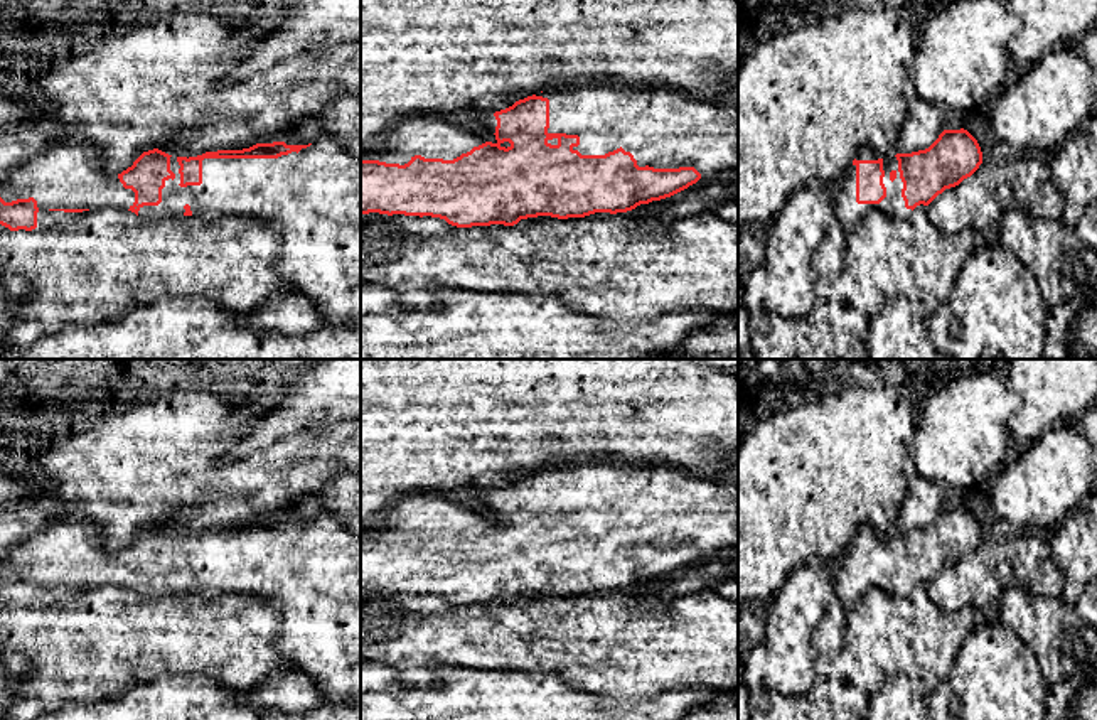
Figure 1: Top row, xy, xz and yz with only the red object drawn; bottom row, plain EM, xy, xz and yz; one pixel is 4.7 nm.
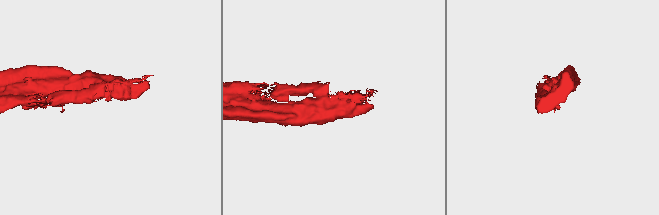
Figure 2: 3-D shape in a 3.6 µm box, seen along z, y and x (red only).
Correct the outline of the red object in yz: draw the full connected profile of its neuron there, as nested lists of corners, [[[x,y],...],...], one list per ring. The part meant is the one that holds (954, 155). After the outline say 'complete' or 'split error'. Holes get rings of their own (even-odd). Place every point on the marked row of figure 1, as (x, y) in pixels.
[[[964,128],[944,130],[925,150],[880,157],[871,147],[858,150],[843,185],[834,197],[836,219],[846,233],[854,229],[871,209],[881,211],[896,219],[907,219],[920,204],[928,206],[945,189],[959,185],[971,177],[982,164],[982,152],[977,140]]]; split error

